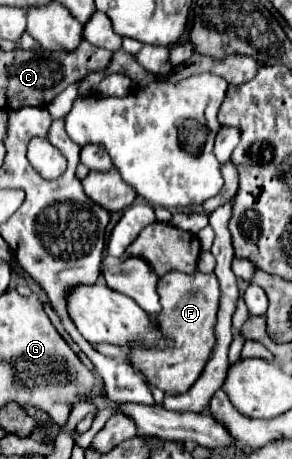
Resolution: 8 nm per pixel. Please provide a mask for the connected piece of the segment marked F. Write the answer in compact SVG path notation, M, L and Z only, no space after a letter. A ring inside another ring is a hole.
M172 270L170 274L160 276L158 280L158 296L162 310L158 314L150 314L154 322L158 322L158 330L174 342L174 346L156 348L156 346L132 346L128 348L130 366L142 374L148 386L160 388L164 394L182 394L190 390L190 386L200 376L210 350L214 346L214 322L218 312L218 280L214 274L182 274Z

